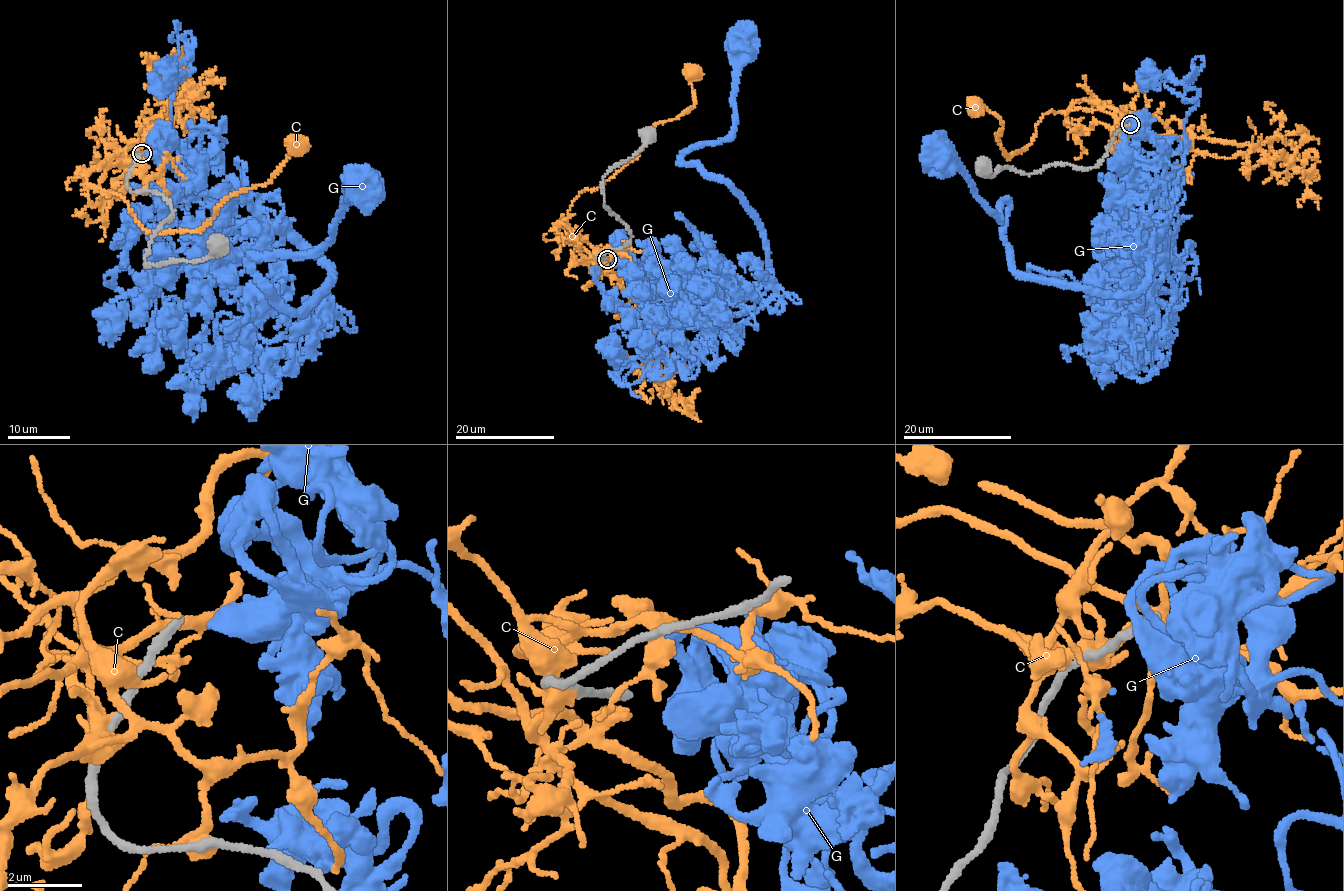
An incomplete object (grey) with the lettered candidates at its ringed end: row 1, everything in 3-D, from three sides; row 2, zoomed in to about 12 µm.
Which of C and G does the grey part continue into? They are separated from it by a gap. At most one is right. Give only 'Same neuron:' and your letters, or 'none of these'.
Same neuron: none of these

